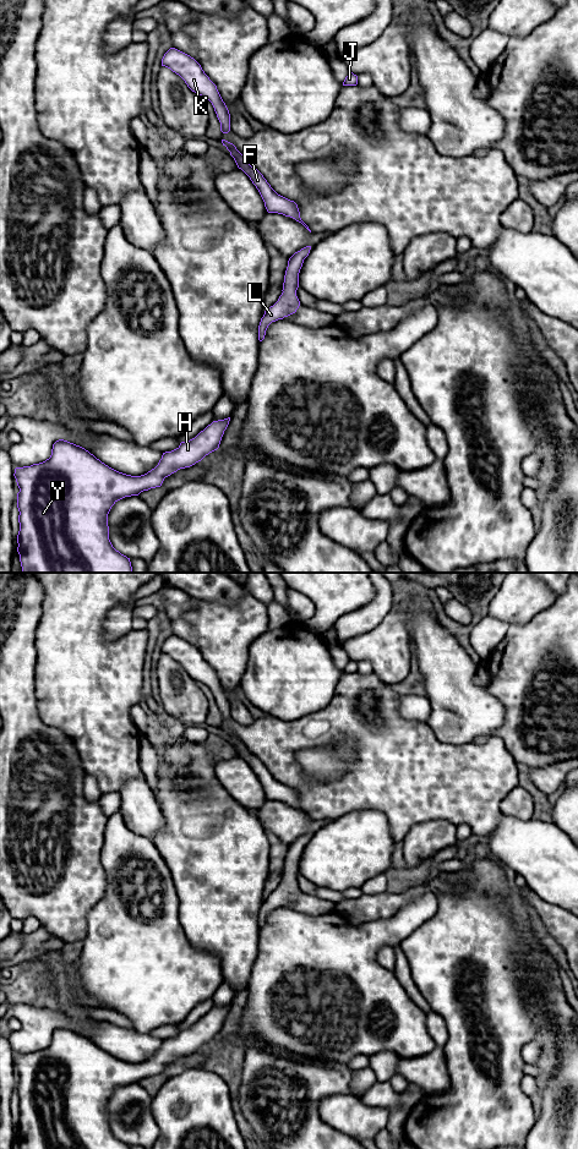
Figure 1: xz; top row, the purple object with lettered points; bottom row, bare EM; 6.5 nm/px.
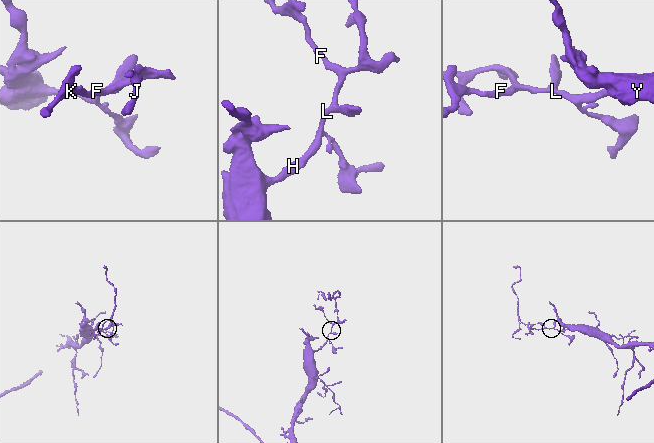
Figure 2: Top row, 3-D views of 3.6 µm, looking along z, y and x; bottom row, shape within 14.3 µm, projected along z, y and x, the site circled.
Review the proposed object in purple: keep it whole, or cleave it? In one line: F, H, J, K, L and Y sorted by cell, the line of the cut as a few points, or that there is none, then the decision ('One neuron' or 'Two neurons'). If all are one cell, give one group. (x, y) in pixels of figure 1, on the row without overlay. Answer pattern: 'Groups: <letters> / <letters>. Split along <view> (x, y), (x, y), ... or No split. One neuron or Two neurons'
Groups: F H J K L Y. No split. One neuron

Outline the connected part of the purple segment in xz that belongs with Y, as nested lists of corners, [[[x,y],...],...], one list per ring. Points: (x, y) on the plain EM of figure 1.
[[[230,1005],[213,1008],[195,1025],[163,1040],[158,1052],[141,1063],[119,1060],[84,1035],[64,1027],[53,1032],[51,1043],[45,1049],[16,1055],[20,1149],[130,1149],[109,1127],[108,1101],[111,1094],[125,1084],[160,1074],[165,1065],[217,1038],[229,1008]]]

